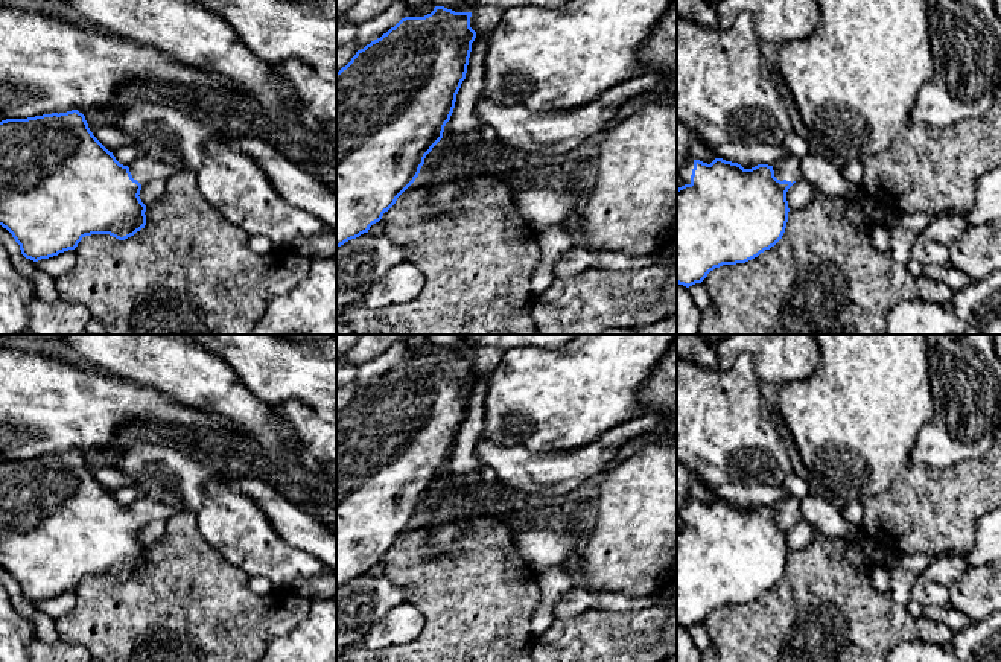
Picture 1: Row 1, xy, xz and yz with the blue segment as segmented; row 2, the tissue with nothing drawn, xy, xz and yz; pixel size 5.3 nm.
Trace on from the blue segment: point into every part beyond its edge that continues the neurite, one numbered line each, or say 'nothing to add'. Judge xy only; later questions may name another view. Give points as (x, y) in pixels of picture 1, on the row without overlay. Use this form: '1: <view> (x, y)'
1: xy (143, 510)

